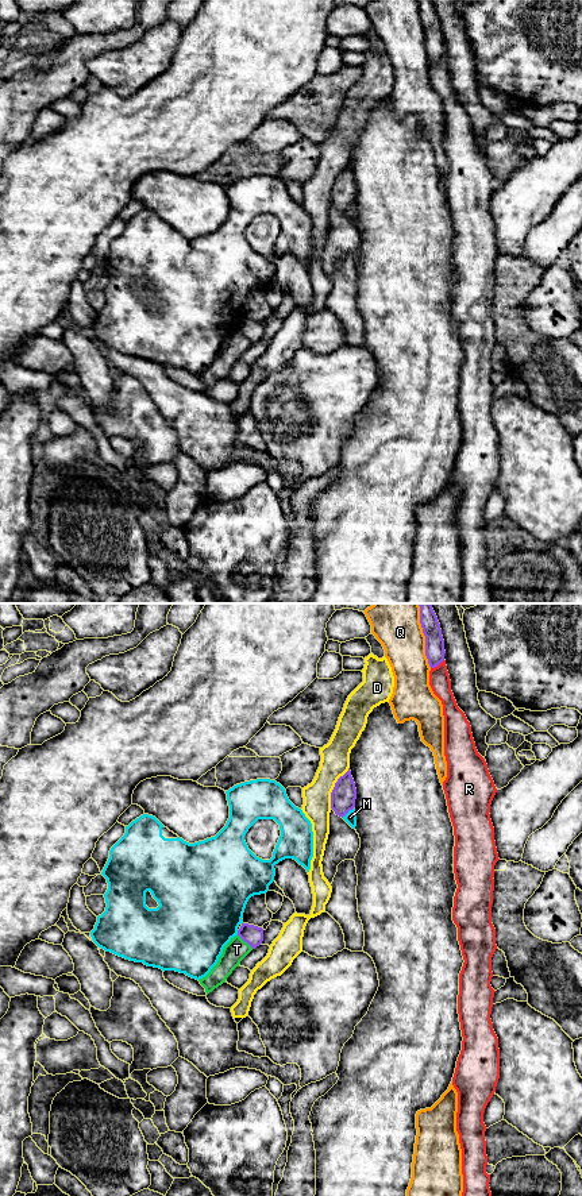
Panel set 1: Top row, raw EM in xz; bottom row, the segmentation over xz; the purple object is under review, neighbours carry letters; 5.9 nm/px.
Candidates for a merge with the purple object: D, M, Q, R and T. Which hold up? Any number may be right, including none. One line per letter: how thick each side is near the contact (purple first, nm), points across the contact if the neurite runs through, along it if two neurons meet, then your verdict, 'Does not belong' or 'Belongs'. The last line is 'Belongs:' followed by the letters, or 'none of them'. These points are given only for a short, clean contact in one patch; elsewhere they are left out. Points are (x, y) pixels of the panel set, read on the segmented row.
D: Thickness 150 nm (purple) against 180 nm. Does not belong
M: Thickness 150 nm (purple) against 70 nm. Does not belong
Q: Thickness 110 nm (purple) against 300 nm. Does not belong
R: Thickness 110 nm (purple) against 130 nm. Does not belong
T: Thickness 120 nm (purple) against 140 nm. Boundary: xz (238, 934), (253, 948). Does not belong
Belongs: none of them

